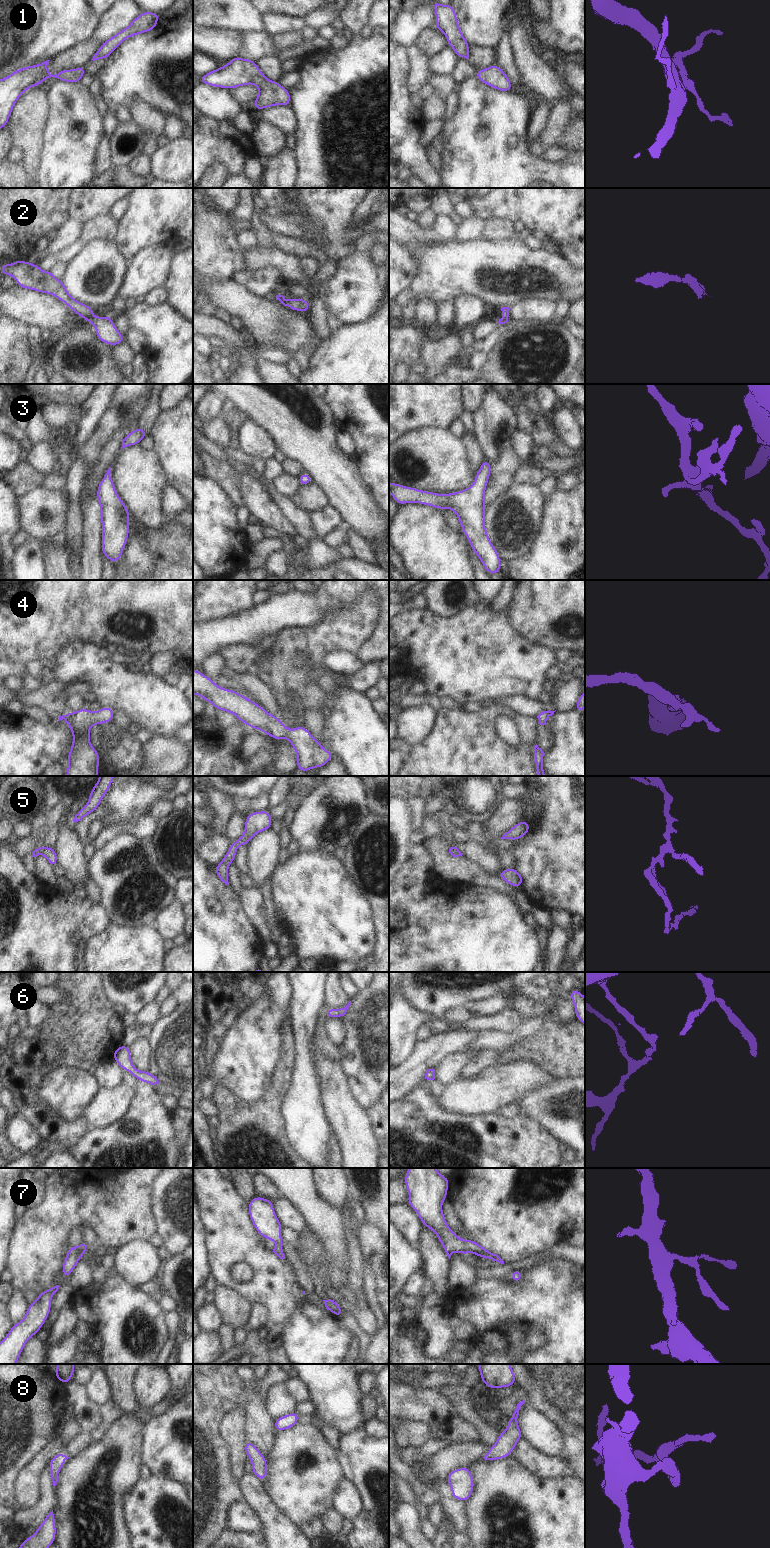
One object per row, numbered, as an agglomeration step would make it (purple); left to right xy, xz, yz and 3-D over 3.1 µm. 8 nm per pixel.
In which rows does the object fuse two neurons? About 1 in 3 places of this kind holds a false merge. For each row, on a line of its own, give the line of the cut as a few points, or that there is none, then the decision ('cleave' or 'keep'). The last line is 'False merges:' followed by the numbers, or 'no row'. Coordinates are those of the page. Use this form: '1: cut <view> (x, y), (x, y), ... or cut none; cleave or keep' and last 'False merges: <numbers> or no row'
1: cut none; keep
2: cut none; keep
3: cut none; keep
4: cut none; keep
5: cut none; keep
6: cut none; keep
7: cut none; keep
8: cut none; keep
False merges: no row

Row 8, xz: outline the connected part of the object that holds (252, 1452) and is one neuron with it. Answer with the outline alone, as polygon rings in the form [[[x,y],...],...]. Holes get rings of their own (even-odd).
[[[248,1440],[245,1442],[244,1449],[252,1462],[252,1473],[264,1482],[267,1478],[267,1459],[255,1447],[254,1443]]]

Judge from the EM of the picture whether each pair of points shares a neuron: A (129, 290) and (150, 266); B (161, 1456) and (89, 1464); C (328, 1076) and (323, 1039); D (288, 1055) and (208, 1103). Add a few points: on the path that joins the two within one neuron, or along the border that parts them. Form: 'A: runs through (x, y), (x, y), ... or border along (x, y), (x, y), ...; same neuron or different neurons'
A: runs through (135, 284), (146, 272); same neuron
B: border along (144, 1435), (141, 1448), (141, 1462); different neurons
C: border along (317, 1048), (328, 1058), (338, 1062); different neurons
D: border along (211, 1098), (217, 1115); different neurons

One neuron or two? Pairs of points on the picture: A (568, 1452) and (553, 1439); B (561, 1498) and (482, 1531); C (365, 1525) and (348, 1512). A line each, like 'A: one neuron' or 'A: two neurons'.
A: two neurons
B: one neuron
C: two neurons

